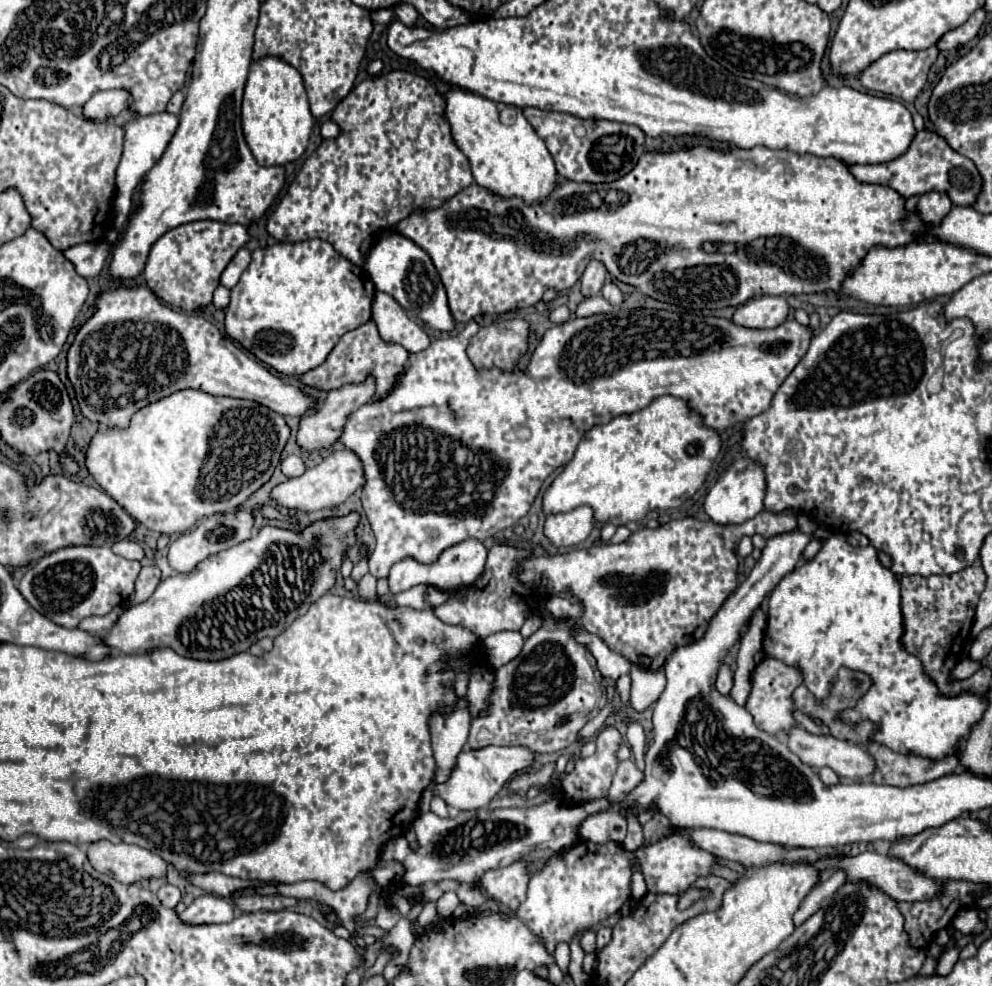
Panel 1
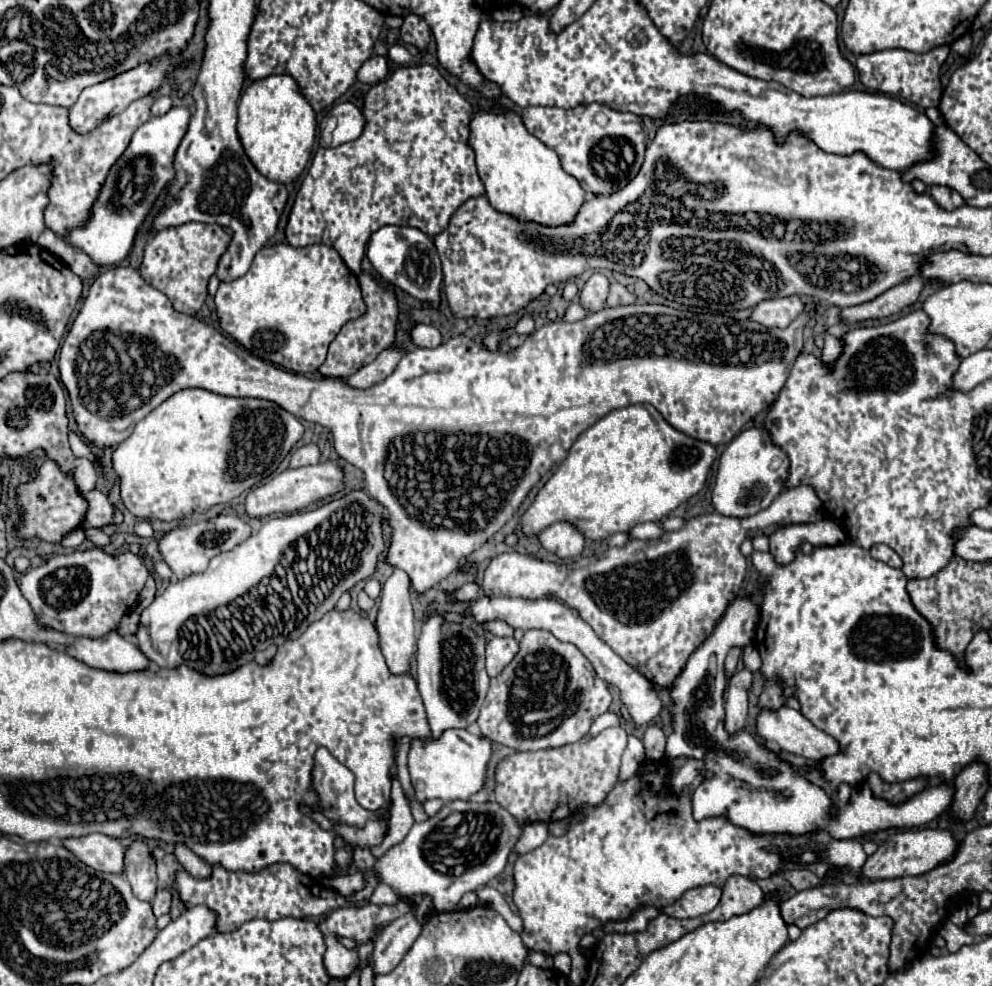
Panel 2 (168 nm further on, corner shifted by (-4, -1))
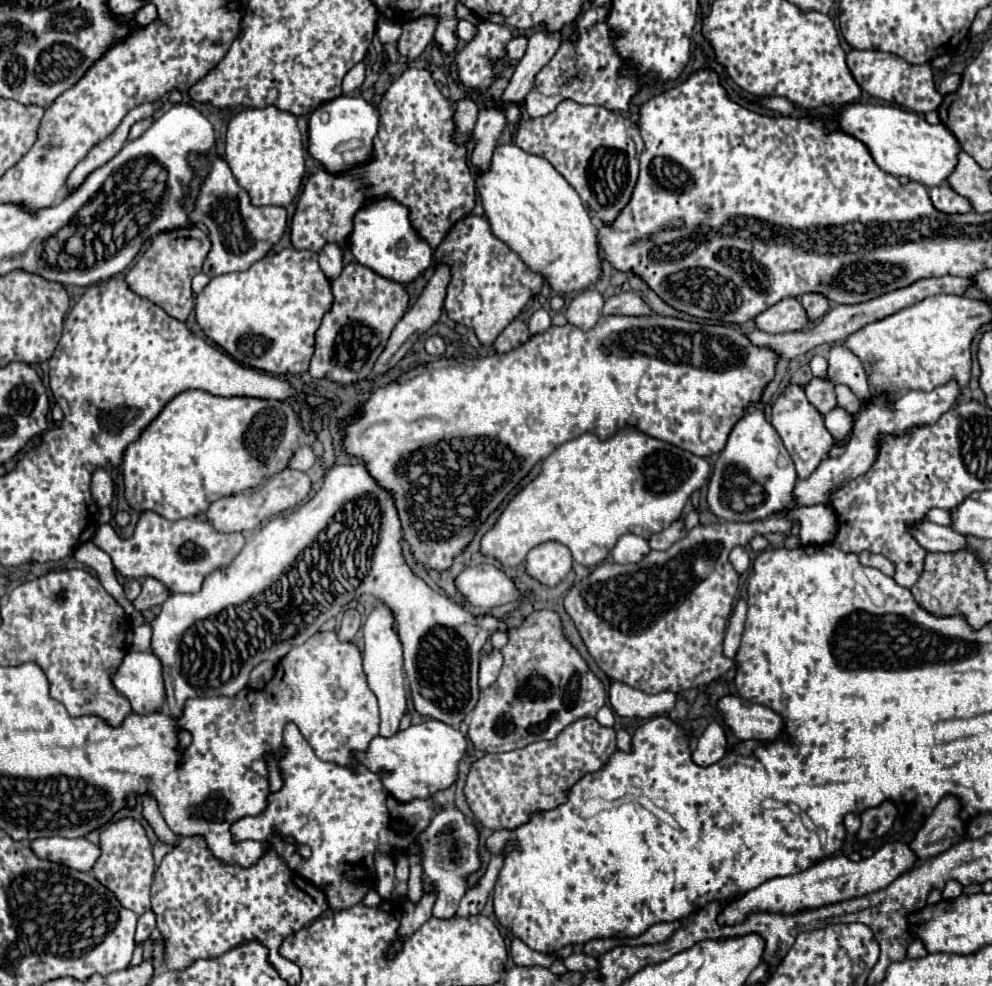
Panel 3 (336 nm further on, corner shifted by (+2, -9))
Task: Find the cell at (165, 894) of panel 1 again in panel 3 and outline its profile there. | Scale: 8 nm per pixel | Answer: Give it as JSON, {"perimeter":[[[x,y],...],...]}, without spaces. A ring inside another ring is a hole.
{"perimeter":[[[147,911],[147,913],[143,913],[143,915],[139,917],[139,921],[137,921],[137,931],[135,931],[135,943],[139,945],[139,943],[147,941],[153,929],[155,929],[155,915],[153,915],[151,911]]]}

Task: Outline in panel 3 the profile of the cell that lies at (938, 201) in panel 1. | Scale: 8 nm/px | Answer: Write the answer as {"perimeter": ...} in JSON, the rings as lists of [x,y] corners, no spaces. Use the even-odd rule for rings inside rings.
{"perimeter":[[[949,185],[933,187],[929,191],[929,195],[931,195],[935,209],[939,209],[943,213],[969,213],[969,211],[973,211],[971,203],[965,197],[957,195]]]}

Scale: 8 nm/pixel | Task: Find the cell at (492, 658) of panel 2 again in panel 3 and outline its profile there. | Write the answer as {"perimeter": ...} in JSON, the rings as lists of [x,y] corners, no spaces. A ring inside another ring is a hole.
{"perimeter":[[[493,649],[491,653],[481,657],[481,665],[479,665],[479,687],[481,689],[495,683],[497,675],[501,671],[501,665],[503,665],[503,655],[497,649]]]}

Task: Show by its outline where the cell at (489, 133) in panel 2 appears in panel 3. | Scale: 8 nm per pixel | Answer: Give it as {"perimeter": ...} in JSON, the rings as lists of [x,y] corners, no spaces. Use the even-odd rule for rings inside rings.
{"perimeter":[[[513,143],[499,145],[491,169],[477,175],[477,189],[493,235],[505,241],[531,271],[543,275],[553,291],[573,293],[601,279],[597,227],[581,205],[577,191],[549,161],[529,155]]]}

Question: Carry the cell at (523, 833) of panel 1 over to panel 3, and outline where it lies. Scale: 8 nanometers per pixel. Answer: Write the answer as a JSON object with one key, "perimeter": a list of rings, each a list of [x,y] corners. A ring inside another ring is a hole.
{"perimeter":[[[441,809],[431,819],[429,827],[421,833],[421,849],[423,849],[423,885],[427,889],[437,891],[437,901],[433,907],[433,915],[439,919],[451,919],[459,907],[461,897],[467,891],[465,877],[479,869],[477,855],[477,829],[463,817],[459,809]]]}

